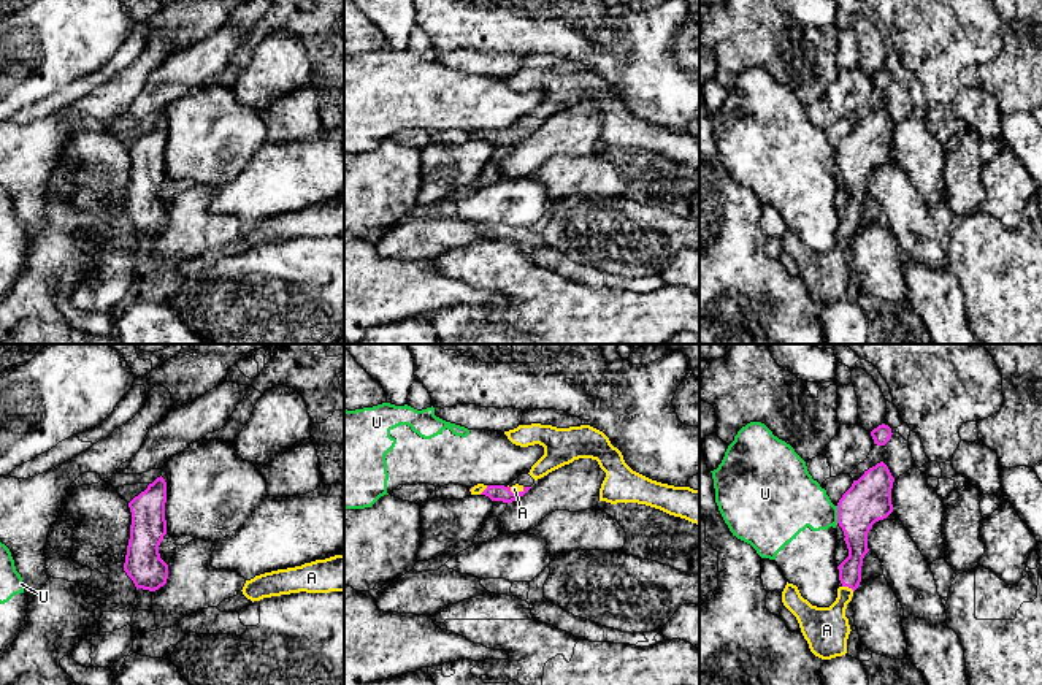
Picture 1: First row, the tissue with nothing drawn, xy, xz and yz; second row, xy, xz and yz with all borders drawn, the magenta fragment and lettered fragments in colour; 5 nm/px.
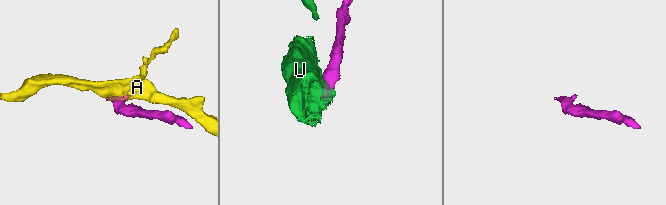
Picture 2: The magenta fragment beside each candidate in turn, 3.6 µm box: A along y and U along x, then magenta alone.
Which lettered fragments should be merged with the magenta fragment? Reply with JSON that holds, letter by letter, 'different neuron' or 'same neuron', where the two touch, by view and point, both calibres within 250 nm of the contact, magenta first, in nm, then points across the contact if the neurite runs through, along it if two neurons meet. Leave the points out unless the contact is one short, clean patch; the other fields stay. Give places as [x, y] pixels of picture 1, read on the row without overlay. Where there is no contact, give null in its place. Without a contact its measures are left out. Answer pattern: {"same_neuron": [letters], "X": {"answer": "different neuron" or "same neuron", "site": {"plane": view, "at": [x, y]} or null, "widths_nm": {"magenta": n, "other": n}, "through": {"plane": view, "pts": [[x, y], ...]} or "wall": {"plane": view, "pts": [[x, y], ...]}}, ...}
{"same_neuron": ["A"], "A": {"answer": "same neuron", "site": {"plane": "yz", "at": [849, 232]}, "widths_nm": {"magenta": 110, "other": 220}, "through": {"plane": "yz", "pts": [[857, 184], [849, 232], [827, 275]]}}, "U": {"answer": "different neuron", "site": {"plane": "yz", "at": [838, 159]}, "widths_nm": {"magenta": 220, "other": 320}, "wall": {"plane": "yz", "pts": [[836, 151], [838, 167]]}}}

